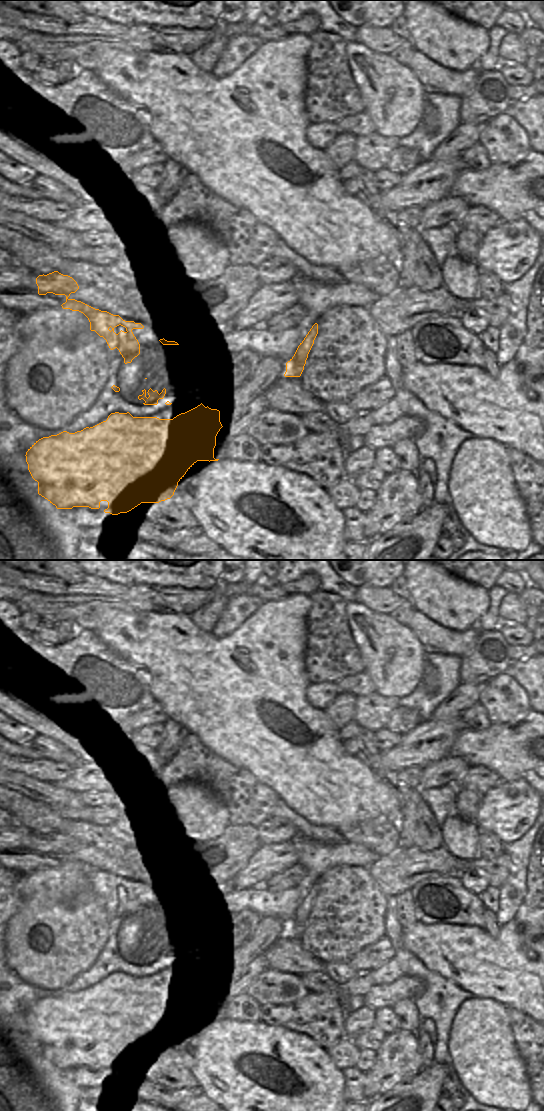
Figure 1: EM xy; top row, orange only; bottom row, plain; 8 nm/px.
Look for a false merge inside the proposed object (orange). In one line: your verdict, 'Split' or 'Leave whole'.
Split.

